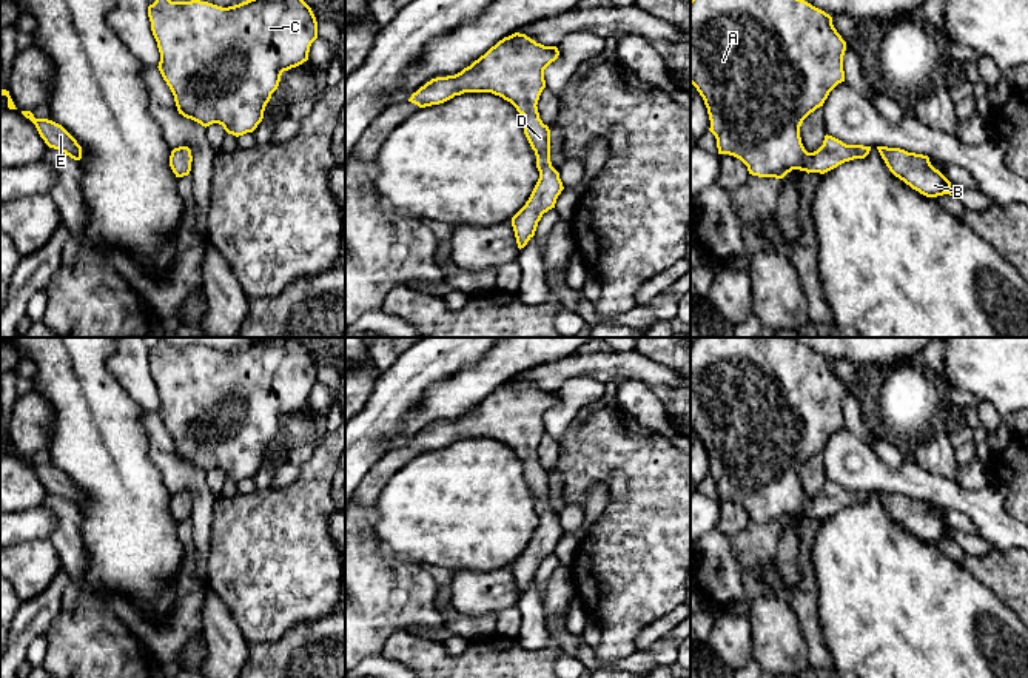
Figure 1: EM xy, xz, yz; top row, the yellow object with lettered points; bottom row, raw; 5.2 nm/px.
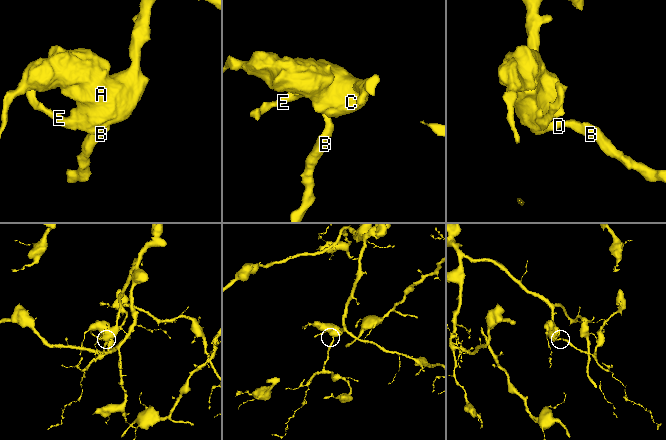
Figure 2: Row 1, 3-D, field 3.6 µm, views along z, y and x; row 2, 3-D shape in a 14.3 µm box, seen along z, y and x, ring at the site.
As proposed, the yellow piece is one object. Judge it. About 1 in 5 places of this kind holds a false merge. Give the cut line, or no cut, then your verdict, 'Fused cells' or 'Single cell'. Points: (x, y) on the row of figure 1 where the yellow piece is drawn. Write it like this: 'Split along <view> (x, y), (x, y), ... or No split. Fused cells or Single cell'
No split. Single cell

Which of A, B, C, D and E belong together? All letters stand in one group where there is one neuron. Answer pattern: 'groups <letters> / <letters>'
groups A B C D E

